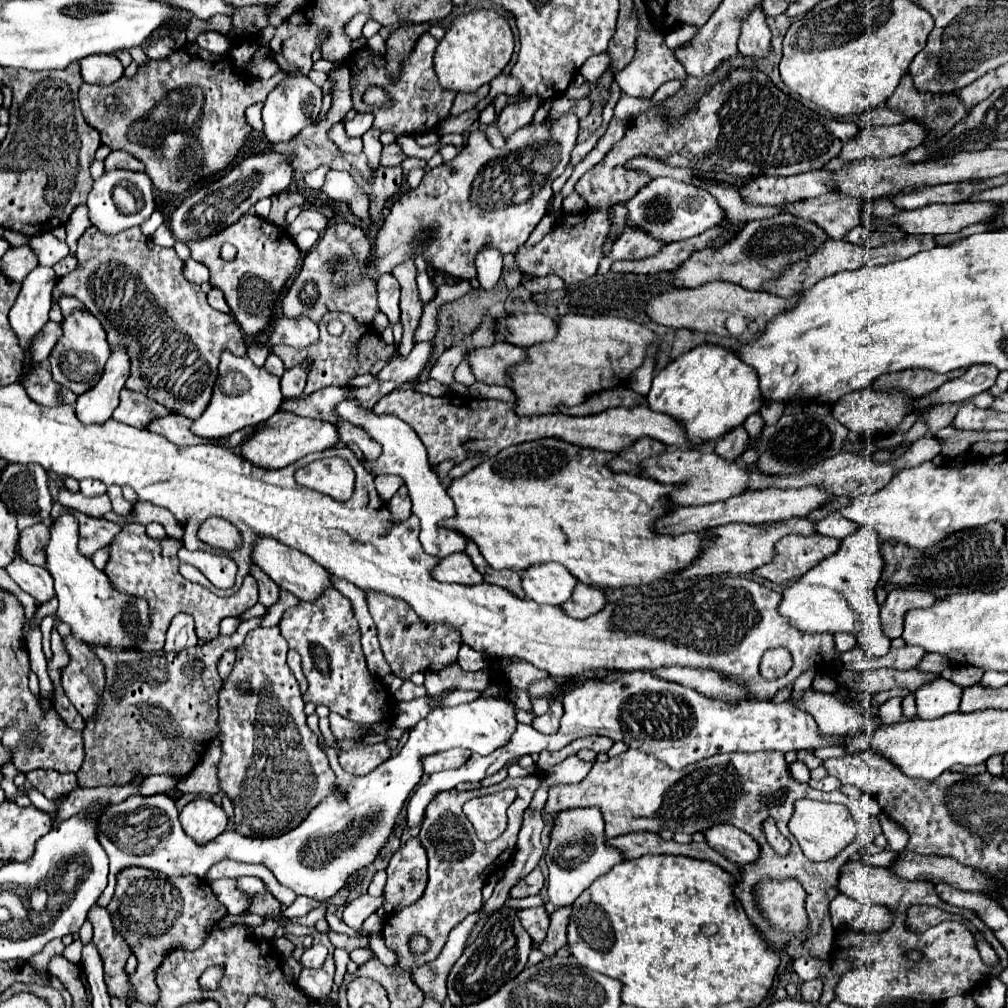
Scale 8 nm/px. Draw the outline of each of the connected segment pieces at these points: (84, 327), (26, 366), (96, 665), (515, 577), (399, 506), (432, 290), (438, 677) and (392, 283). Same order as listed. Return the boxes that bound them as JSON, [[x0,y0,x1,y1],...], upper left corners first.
[[50,312,110,396],[10,265,56,374],[62,636,104,720],[466,538,524,596],[388,486,412,520],[416,272,436,305],[426,662,490,696],[378,274,400,324]]

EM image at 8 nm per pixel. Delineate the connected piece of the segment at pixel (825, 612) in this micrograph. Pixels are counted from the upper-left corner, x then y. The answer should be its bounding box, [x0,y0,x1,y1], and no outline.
[778,528,890,656]

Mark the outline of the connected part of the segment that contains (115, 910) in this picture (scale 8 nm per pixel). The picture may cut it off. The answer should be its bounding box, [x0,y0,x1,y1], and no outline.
[108,868,226,1004]

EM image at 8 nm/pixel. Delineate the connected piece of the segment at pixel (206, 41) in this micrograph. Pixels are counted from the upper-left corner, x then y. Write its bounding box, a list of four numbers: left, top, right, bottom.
[198,32,232,54]

